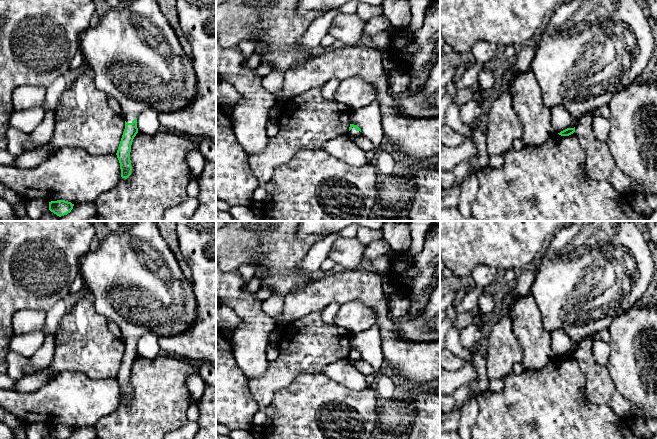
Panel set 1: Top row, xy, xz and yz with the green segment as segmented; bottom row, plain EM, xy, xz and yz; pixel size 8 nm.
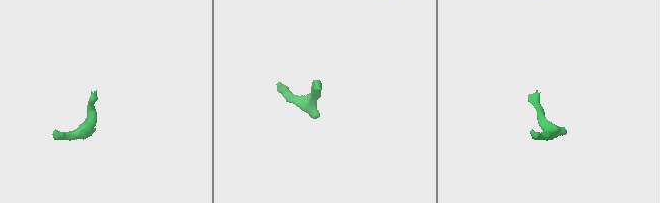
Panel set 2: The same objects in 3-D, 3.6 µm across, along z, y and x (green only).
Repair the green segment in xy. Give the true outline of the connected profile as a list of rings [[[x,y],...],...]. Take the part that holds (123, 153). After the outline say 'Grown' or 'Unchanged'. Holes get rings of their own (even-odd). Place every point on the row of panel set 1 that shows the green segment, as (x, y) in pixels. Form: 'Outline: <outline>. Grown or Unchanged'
Outline: [[[129,0],[117,8],[110,8],[100,18],[94,18],[90,26],[80,34],[79,49],[84,55],[84,64],[93,73],[99,90],[115,98],[122,109],[125,129],[117,150],[121,177],[131,175],[131,145],[138,133],[137,118],[147,108],[158,113],[181,110],[191,104],[197,93],[197,81],[192,63],[183,50],[175,31],[163,15],[156,0]]]. Grown

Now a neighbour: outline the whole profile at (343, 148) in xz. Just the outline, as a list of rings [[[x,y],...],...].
[[[338,137],[326,142],[323,151],[351,166],[369,164],[365,152],[350,137]]]

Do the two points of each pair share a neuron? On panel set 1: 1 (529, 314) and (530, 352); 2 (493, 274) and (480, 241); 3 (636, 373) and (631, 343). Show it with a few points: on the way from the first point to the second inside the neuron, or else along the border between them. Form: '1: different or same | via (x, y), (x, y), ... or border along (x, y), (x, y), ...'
1: same | via (529, 323), (530, 343)
2: different | border along (500, 273), (493, 267), (478, 264), (469, 277)
3: same | via (636, 366), (633, 359), (633, 350)

